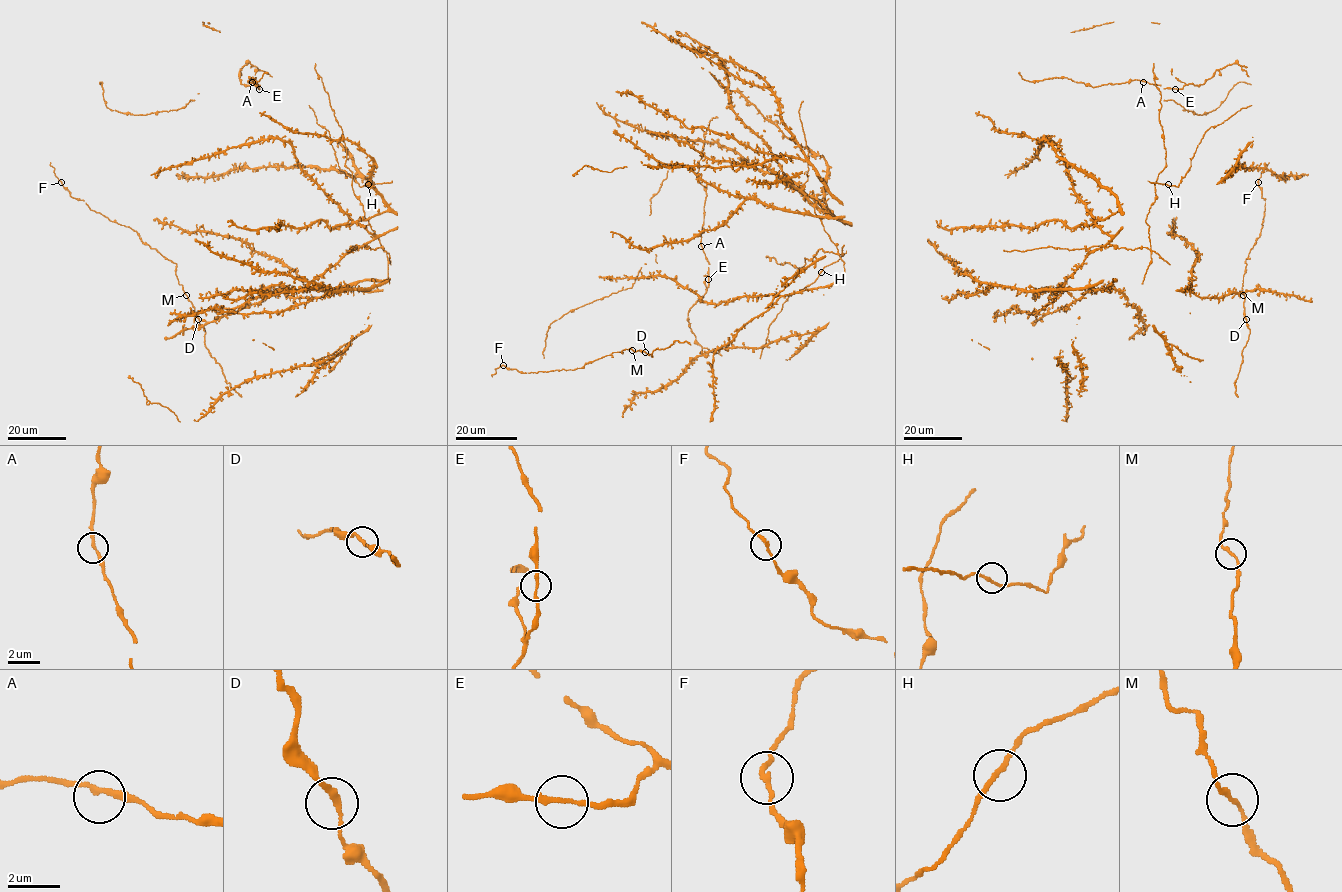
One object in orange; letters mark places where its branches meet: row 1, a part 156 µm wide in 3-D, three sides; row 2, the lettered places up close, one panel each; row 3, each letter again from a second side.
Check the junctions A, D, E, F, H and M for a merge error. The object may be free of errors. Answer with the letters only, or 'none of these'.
none of these

